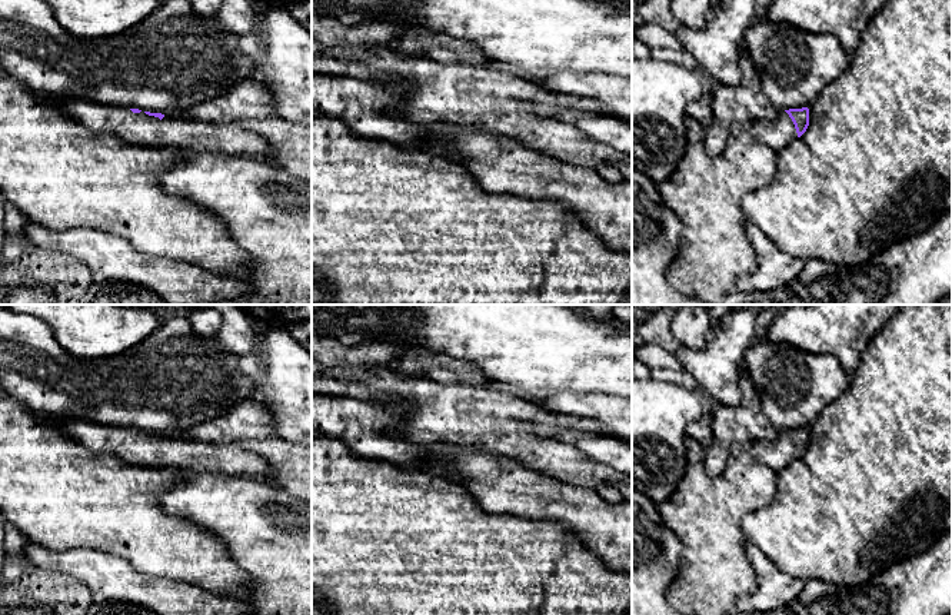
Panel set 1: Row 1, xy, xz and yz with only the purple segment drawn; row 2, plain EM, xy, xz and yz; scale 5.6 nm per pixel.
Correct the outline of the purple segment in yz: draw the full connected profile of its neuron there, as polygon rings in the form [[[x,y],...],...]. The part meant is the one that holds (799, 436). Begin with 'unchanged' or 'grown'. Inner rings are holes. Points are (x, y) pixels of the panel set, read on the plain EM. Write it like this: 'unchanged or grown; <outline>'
grown; [[[802,428],[780,430],[773,441],[755,441],[748,446],[748,451],[753,459],[779,473],[796,458],[800,458],[808,446],[809,429]]]

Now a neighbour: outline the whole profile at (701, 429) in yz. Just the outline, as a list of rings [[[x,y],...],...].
[[[703,413],[698,420],[686,425],[686,436],[698,441],[706,449],[713,441],[712,423],[713,415]]]

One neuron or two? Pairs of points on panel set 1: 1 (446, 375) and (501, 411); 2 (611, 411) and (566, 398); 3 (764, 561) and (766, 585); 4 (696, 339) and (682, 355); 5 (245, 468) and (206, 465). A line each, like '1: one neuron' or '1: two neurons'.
1: two neurons
2: one neuron
3: one neuron
4: two neurons
5: one neuron

